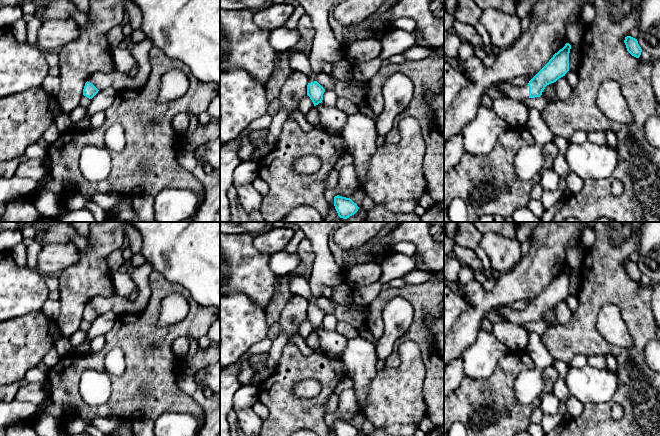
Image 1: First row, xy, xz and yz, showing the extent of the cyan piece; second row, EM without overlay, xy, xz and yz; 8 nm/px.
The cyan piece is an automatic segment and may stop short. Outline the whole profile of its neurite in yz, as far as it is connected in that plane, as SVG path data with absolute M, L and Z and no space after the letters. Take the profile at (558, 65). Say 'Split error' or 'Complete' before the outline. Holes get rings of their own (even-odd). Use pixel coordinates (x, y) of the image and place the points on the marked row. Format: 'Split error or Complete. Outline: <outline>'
Split error. Outline: M566 43L562 49L560 49L557 53L553 55L549 62L529 81L529 83L523 87L516 88L509 85L507 81L503 81L493 84L489 88L495 87L498 91L502 93L503 97L508 97L517 101L522 101L527 98L540 97L547 85L556 82L559 78L565 76L565 74L569 71L570 49L571 45L569 43Z

